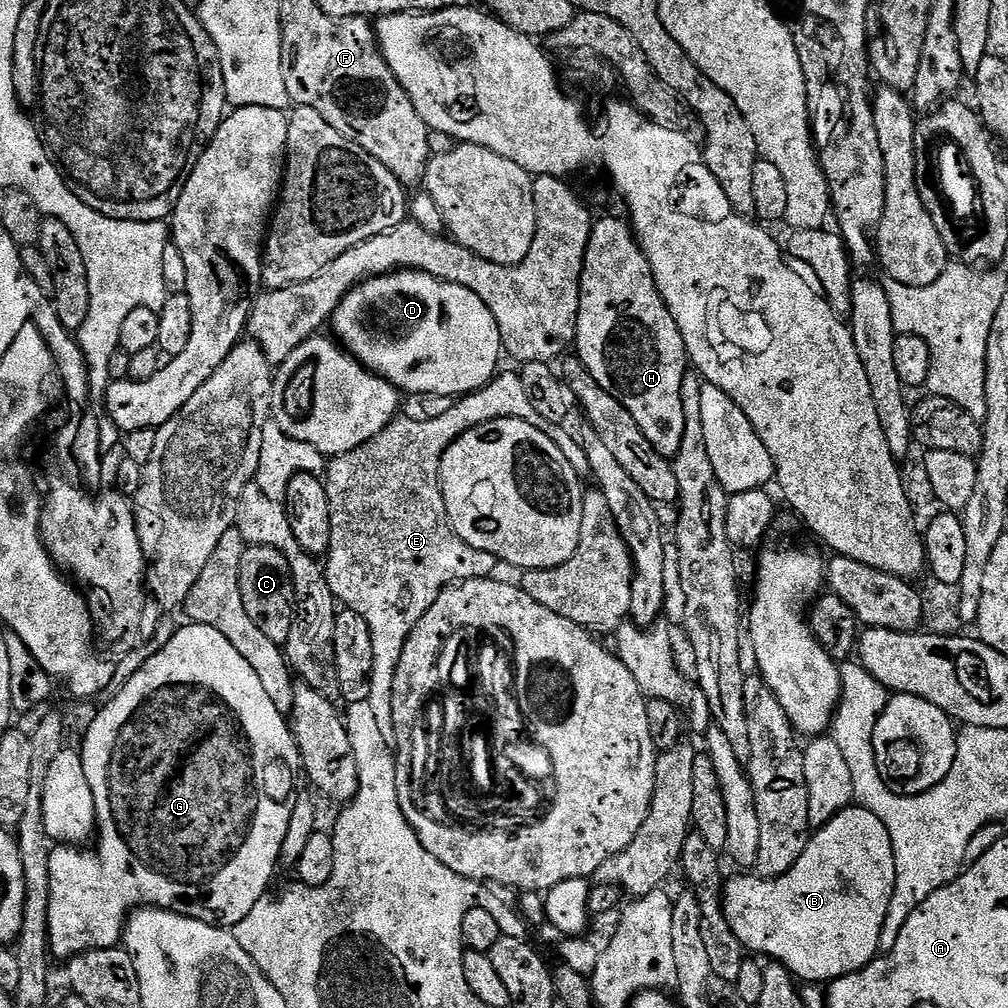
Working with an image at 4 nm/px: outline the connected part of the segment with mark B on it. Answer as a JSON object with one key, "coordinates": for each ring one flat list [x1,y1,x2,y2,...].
{"coordinates":[[849,806,849,808,842,810,834,818,830,818,830,822,826,822,826,826,817,828,811,833,806,850,802,850,802,858,798,858,798,862,794,862,794,866,788,872,771,878,765,878,759,874,751,875,736,876,732,881,729,879,723,885,725,918,729,922,730,928,735,932,739,942,743,944,749,953,765,952,766,955,773,956,774,959,778,960,776,962,783,965,795,979,797,976,800,982,807,982,817,986,842,978,851,972,860,972,870,961,876,959,881,951,880,939,886,922,886,914,890,910,890,902,894,898,894,890,896,889,896,863,894,862,894,850,890,842,890,830,886,830,886,826,882,826,882,818,878,818,878,814,870,814,870,810,859,806]]}

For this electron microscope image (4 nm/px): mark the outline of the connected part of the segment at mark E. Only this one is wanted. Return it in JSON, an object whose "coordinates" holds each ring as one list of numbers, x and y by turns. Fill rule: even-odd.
{"coordinates":[[501,371,499,374,493,376,478,391,469,392,459,397,456,405,450,410,446,410,446,414,442,414,442,418,430,418,430,422,414,422,413,420,397,418,391,424,384,427,382,434,370,438,370,442,366,442,362,446,358,446,341,456,333,456,326,464,326,487,328,489,328,497,330,498,330,546,328,547,326,557,326,571,330,590,336,595,337,601,344,608,354,610,358,614,363,614,364,610,358,606,358,578,366,578,366,562,380,562,380,634,370,634,370,639,374,642,374,674,370,682,368,705,370,706,370,710,374,710,374,715,378,726,382,729,382,734,389,738,392,738,395,734,394,720,391,718,391,688,394,686,395,671,398,669,398,662,402,657,403,646,405,646,408,639,412,636,412,631,416,629,416,623,424,617,426,610,430,610,430,606,434,606,438,594,444,591,445,588,453,584,458,584,461,580,483,580,491,577,497,561,494,554,486,554,486,550,474,550,474,546,470,546,462,538,458,538,458,534,452,528,452,523,448,520,446,502,442,494,442,486,440,485,440,463,446,454,446,450,466,430,477,428,479,424,485,424,488,420,497,420,498,418,518,418,519,420,530,422,530,426,542,430,542,434,546,434,546,438,550,438,554,442,554,446,558,446,558,450,562,450,562,454,566,454,566,462,570,462,570,466,574,466,574,470,581,478,591,477,592,474,590,461,586,459,586,450,580,445,580,441,576,439,575,435,569,429,567,432,567,427,564,424,549,422,548,419,542,418,542,414,538,414,538,410,534,410,534,406,530,403,530,398,526,395,525,388,522,387,519,375,515,371,503,372]]}

